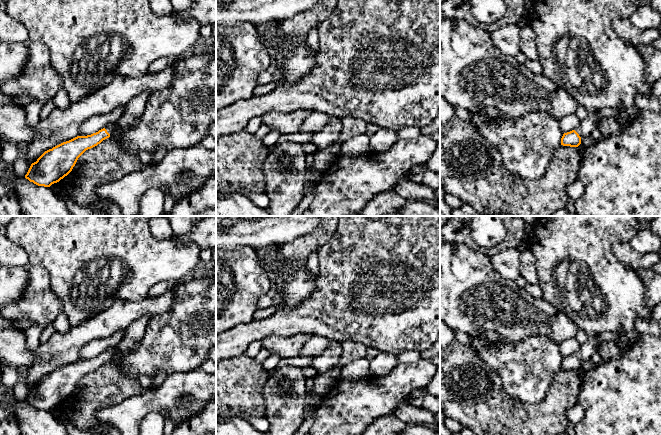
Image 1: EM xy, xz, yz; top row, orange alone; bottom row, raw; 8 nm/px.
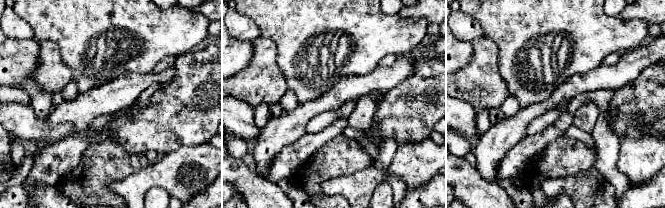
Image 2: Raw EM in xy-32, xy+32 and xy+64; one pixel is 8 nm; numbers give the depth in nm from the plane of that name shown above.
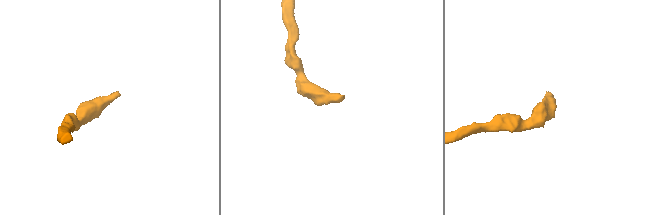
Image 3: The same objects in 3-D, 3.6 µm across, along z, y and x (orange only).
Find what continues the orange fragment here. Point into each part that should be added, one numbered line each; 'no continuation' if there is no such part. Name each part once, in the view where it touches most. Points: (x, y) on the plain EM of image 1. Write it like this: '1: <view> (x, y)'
1: yz (585, 352)

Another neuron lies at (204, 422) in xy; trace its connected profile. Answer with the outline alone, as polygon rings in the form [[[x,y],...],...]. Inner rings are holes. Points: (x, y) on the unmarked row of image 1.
[[[216,397],[195,416],[175,426],[172,435],[205,435],[216,432]]]

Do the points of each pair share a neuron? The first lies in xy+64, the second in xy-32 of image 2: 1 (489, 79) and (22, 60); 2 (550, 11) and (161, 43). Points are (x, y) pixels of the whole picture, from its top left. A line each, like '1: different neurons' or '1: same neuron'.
1: different neurons
2: same neuron

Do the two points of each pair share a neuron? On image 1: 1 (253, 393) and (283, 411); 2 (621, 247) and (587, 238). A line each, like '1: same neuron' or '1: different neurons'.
1: different neurons
2: different neurons

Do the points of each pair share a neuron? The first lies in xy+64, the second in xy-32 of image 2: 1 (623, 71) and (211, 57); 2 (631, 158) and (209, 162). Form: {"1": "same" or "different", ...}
{"1": "different", "2": "same"}

